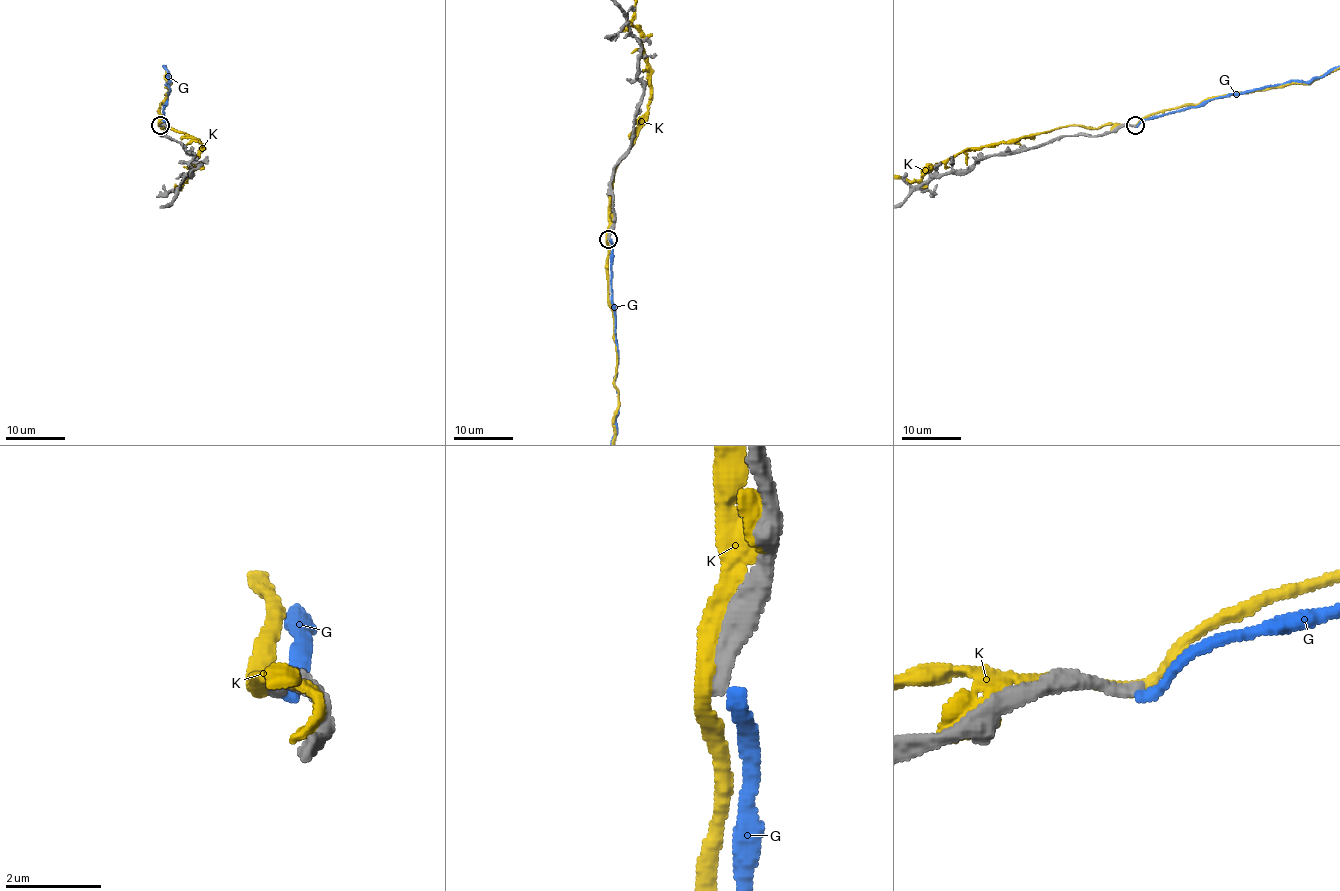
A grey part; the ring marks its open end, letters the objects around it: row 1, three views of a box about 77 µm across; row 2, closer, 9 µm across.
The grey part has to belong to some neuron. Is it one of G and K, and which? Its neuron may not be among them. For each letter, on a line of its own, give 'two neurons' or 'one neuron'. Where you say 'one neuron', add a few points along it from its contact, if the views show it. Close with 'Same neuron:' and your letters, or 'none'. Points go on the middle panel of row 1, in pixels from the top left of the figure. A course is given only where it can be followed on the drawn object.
G: two neurons
K: two neurons
Same neuron: none

